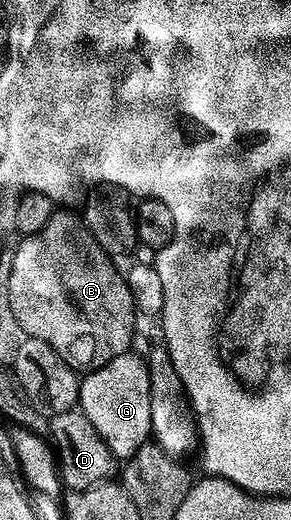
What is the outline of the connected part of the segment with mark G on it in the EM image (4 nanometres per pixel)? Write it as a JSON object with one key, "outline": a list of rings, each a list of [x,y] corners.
{"outline":[[[128,351],[109,359],[105,367],[91,370],[79,382],[78,408],[97,427],[97,435],[105,439],[116,459],[130,459],[152,436],[146,360],[139,353]]]}

